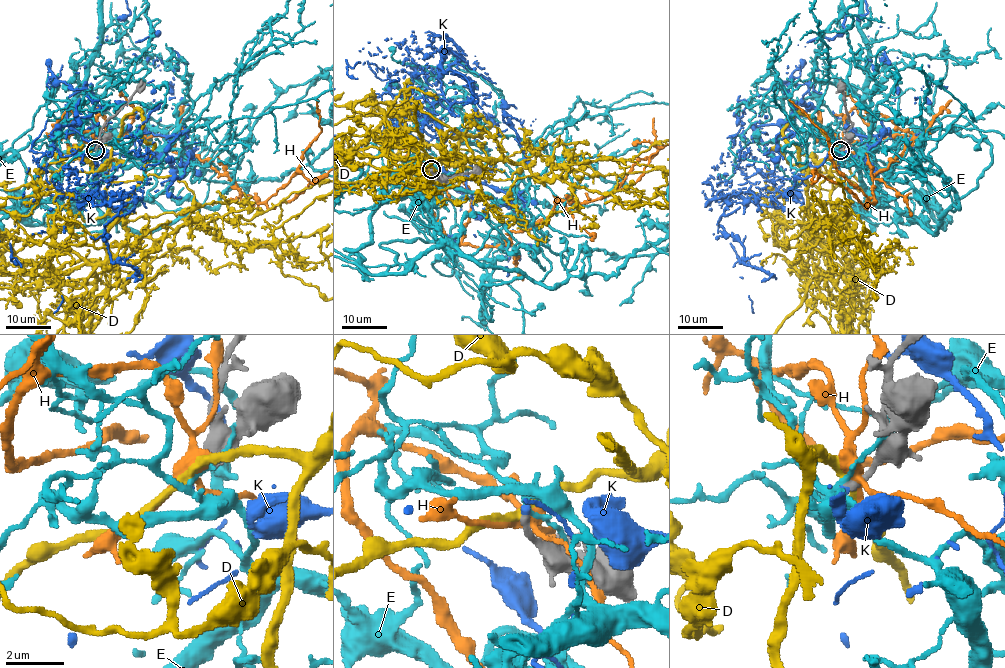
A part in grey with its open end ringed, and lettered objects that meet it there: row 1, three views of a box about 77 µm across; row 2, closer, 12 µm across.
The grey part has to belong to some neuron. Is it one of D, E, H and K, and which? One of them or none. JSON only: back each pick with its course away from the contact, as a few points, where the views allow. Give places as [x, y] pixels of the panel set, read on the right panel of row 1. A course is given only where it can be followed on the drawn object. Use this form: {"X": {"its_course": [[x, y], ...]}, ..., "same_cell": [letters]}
{"K": {"its_course": [[840, 150], [864, 143], [811, 85], [753, 132], [773, 182], [718, 201], [787, 200], [777, 140], [809, 104]]}, "same_cell": ["K"]}

